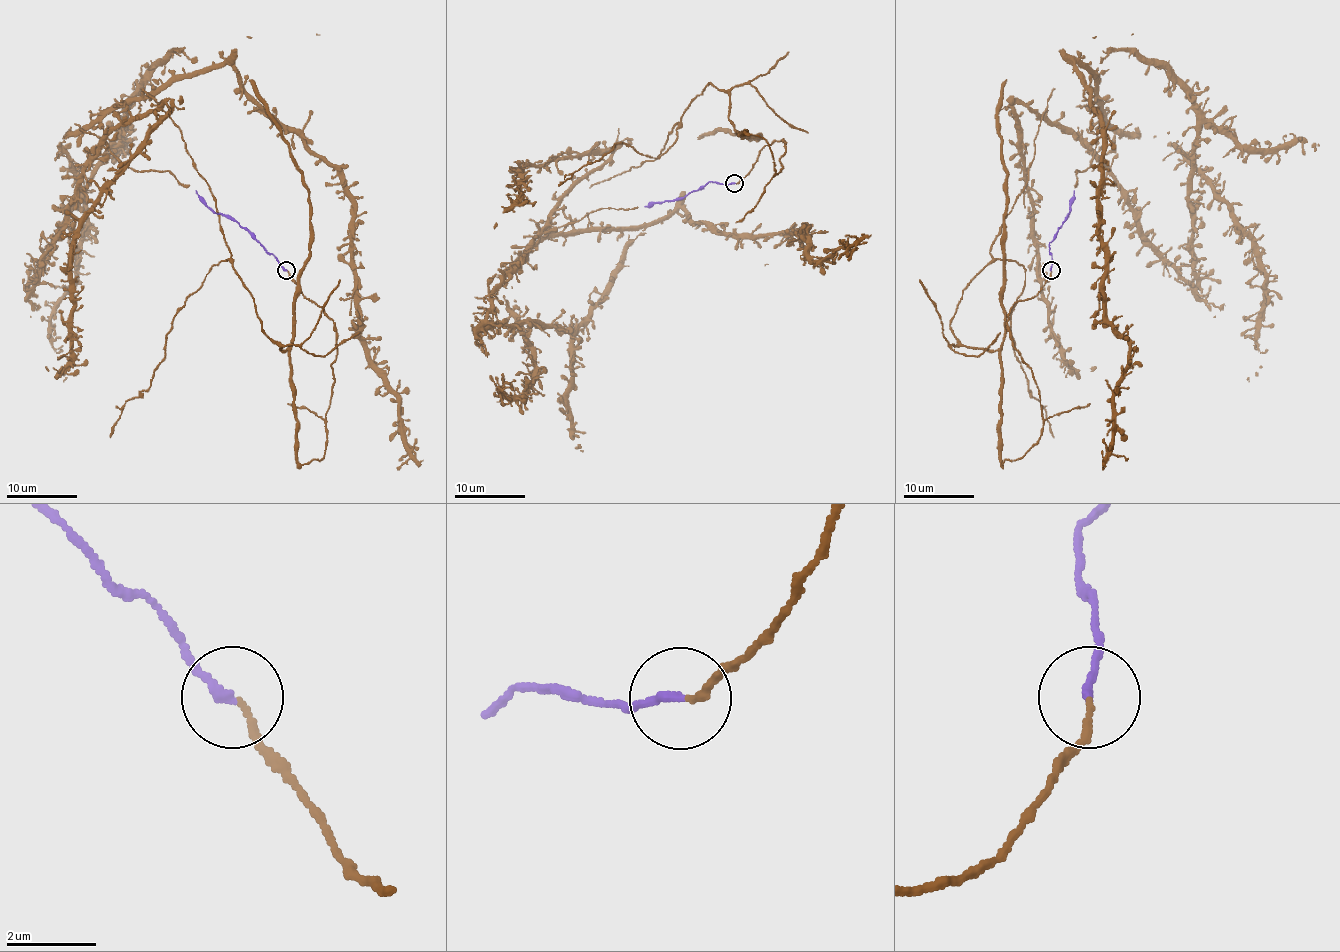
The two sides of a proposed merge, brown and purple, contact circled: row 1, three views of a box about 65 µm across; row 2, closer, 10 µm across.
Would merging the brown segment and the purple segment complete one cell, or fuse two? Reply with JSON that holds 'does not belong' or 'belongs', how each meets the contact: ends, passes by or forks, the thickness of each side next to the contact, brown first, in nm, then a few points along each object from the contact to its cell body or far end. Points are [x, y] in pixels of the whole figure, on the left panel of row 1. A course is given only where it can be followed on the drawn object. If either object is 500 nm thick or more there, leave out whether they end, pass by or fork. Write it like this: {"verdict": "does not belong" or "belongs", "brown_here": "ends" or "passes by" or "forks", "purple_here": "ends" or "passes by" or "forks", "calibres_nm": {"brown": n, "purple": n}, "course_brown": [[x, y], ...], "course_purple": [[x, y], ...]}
{"verdict": "belongs", "brown_here": "ends", "purple_here": "ends", "calibres_nm": {"brown": 130, "purple": 200}, "course_brown": [[287, 269], [337, 358], [301, 465], [181, 129], [101, 120], [229, 63], [337, 172], [397, 470]], "course_purple": [[286, 269], [236, 221], [215, 212], [195, 189]]}

